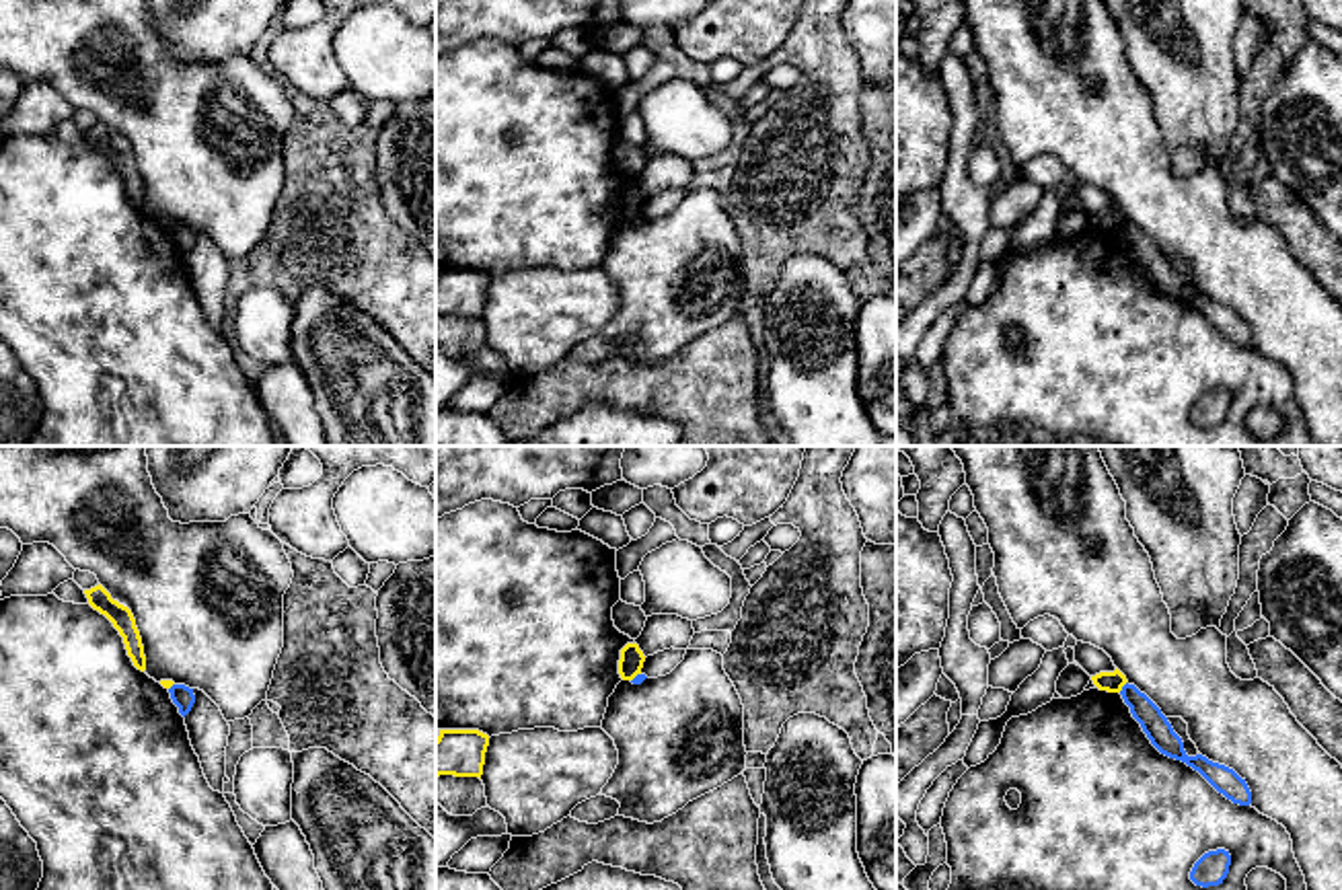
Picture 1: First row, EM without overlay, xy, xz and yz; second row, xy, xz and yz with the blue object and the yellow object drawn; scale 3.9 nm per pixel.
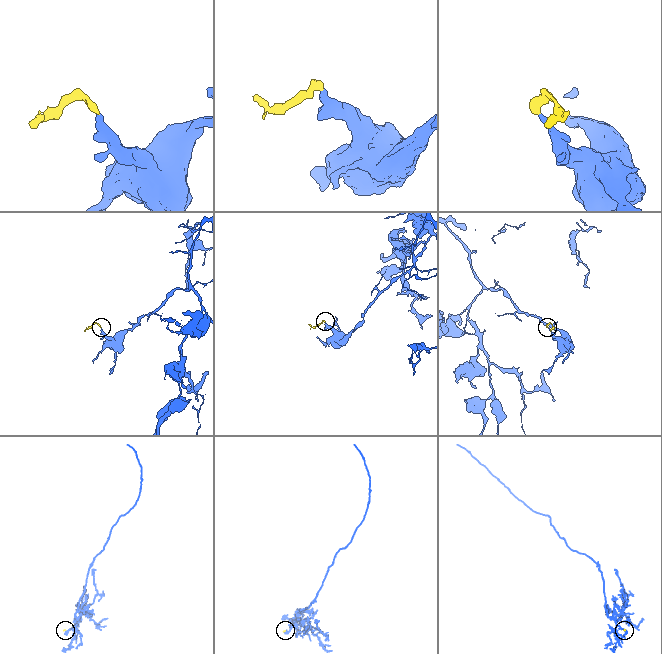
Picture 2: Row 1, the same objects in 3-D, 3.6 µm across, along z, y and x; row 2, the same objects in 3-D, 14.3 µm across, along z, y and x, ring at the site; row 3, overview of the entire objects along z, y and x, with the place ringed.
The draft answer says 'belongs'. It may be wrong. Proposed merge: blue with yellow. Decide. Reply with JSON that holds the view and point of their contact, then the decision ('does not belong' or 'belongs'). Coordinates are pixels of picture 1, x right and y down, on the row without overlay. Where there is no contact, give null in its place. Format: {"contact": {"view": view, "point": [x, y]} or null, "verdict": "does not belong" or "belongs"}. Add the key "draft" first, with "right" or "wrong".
{"draft": "wrong", "contact": {"view": "yz", "point": [1123, 227]}, "verdict": "does not belong"}

